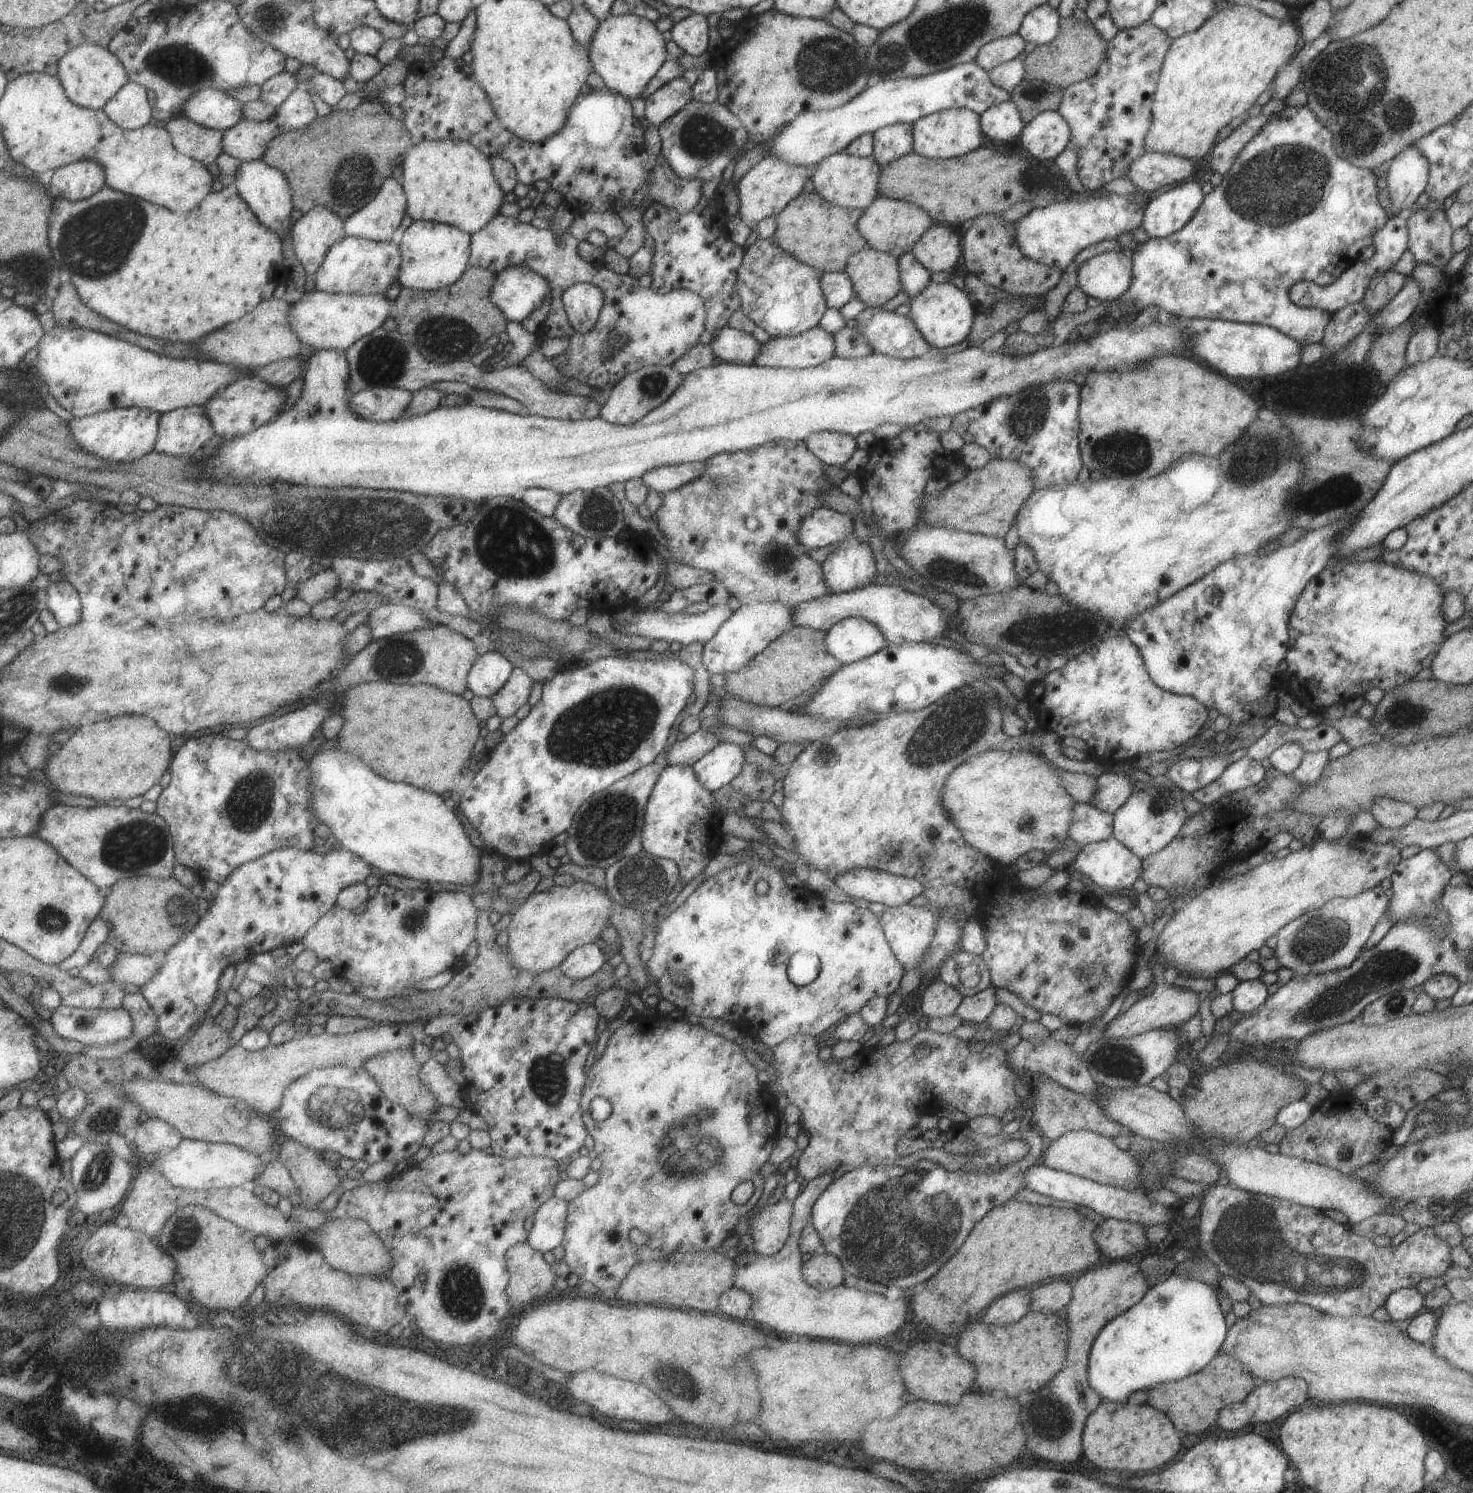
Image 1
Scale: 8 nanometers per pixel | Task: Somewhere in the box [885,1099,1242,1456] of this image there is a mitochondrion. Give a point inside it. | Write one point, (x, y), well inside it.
(1057, 1425)

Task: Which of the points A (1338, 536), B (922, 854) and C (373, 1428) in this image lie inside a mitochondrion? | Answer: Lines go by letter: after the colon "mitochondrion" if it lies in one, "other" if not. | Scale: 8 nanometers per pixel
A: other
B: mitochondrion
C: mitochondrion

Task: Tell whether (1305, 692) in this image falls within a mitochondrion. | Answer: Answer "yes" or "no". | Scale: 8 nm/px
no

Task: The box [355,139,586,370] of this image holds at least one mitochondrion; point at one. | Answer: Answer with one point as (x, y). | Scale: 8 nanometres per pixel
(466, 339)

